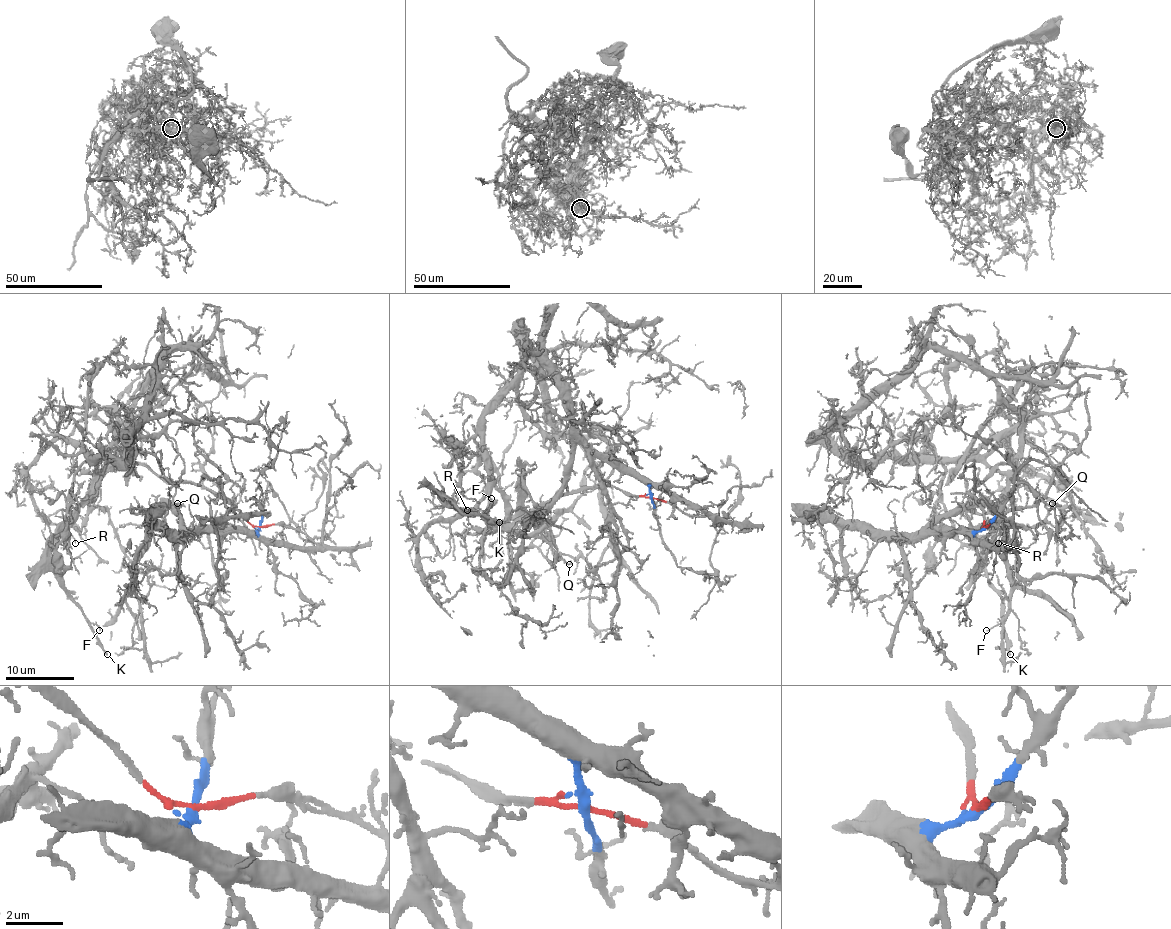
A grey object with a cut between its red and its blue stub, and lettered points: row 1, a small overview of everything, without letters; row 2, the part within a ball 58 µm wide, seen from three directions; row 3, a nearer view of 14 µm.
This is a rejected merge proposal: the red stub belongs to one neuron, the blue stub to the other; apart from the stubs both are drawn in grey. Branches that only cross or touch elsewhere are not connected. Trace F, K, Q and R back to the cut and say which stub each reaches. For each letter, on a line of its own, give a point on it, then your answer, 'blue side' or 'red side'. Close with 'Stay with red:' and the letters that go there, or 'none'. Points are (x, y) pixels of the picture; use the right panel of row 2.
F: place (986, 630); red side
K: place (1010, 654); red side
Q: place (1052, 503); blue side
R: place (998, 543); red side
Stay with red: F, K, R

